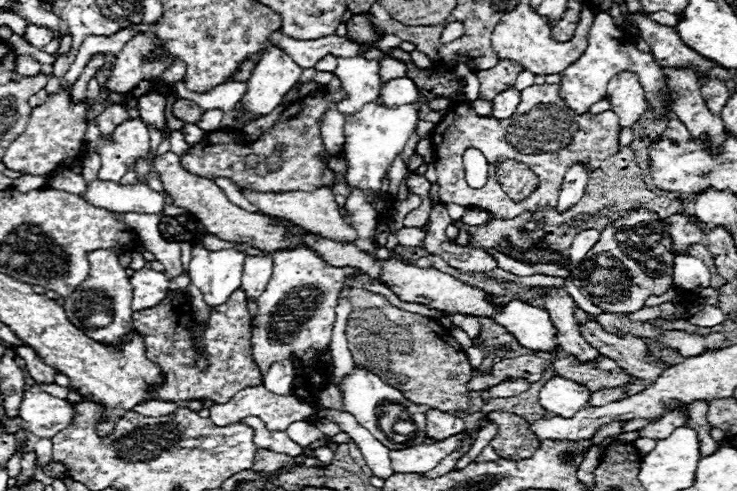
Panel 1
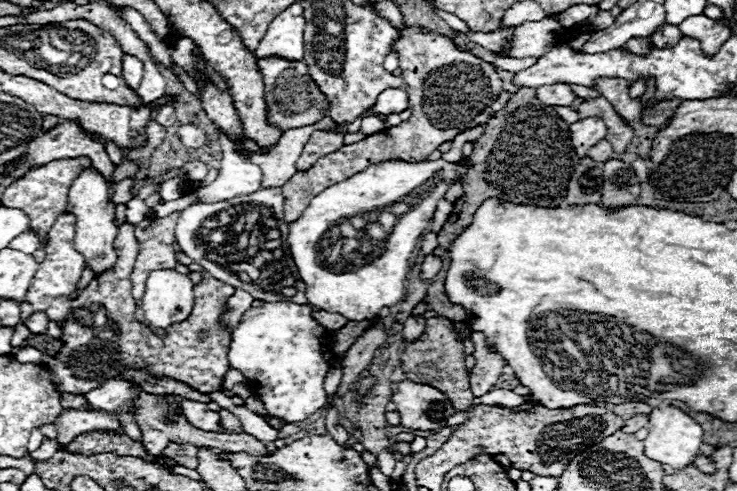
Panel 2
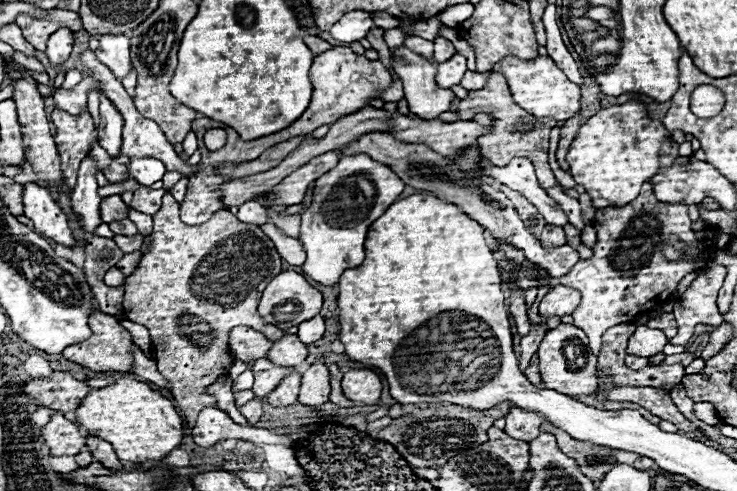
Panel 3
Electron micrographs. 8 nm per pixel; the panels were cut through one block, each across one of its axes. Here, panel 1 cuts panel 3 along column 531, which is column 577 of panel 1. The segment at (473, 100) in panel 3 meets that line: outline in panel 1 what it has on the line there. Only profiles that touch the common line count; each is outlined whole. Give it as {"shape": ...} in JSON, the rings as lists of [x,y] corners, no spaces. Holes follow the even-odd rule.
{"shape":[[[532,84],[522,92],[522,102],[516,112],[506,120],[496,120],[492,116],[476,116],[468,104],[454,104],[444,120],[432,134],[432,144],[436,146],[436,172],[440,184],[442,202],[458,206],[478,206],[486,210],[494,220],[508,220],[522,212],[532,212],[540,206],[556,206],[560,196],[560,186],[564,182],[566,168],[578,160],[588,160],[592,168],[598,168],[602,160],[620,150],[618,144],[618,116],[612,110],[584,116],[570,112],[570,108],[560,100],[560,84]],[[468,148],[480,150],[490,164],[490,178],[484,188],[470,188],[464,178],[462,156]],[[518,160],[528,164],[538,176],[538,188],[526,202],[514,204],[506,192],[502,192],[496,180],[496,162]]]}

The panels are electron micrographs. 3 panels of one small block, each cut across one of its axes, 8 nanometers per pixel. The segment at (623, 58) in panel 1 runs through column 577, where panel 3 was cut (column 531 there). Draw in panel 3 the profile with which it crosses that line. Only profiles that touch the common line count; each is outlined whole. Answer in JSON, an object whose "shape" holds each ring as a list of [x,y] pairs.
{"shape":[[[508,56],[500,60],[492,72],[502,72],[512,88],[512,96],[516,104],[520,104],[528,112],[534,112],[534,116],[538,118],[568,120],[580,110],[580,86],[570,82],[566,74],[548,56],[538,56],[526,62],[514,56]]]}

